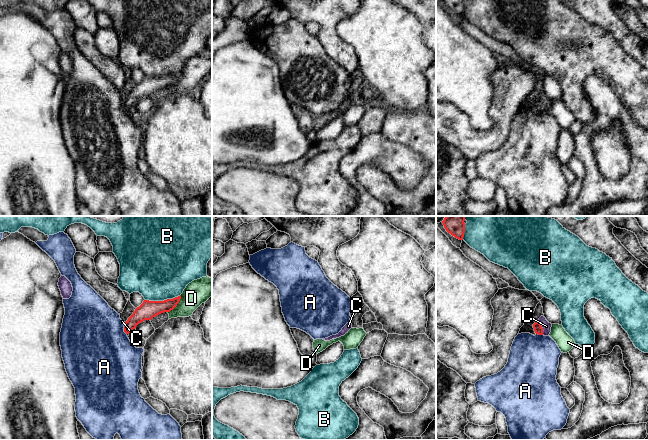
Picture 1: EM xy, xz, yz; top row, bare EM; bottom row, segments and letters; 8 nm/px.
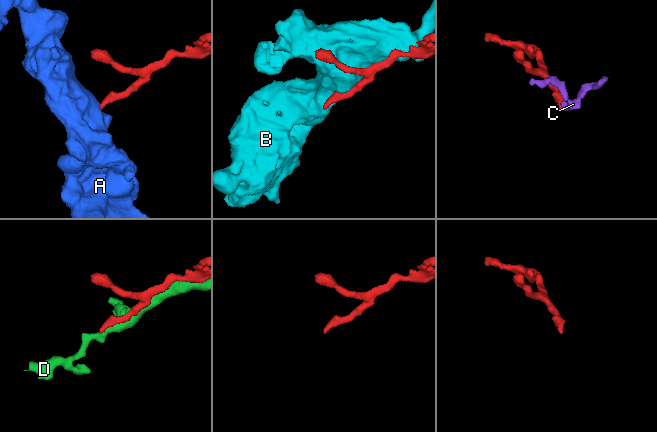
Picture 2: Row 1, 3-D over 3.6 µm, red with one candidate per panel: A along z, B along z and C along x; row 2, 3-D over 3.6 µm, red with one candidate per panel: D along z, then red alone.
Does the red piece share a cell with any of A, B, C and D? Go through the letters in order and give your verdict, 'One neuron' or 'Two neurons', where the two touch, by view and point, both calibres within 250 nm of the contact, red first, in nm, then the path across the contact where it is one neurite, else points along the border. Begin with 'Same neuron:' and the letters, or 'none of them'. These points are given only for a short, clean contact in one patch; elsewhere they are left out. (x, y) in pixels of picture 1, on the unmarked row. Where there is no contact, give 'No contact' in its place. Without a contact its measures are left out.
Same neuron: C
A: Two neurons. Touches red at xy (124, 106). Thickness 150 nm (red) against 500 nm. Boundary: xy (123, 101), (123, 107), (126, 110)
B: Two neurons. Touches red at xy (162, 77). Thickness 150 nm (red) against 480 nm
C: One neuron. Touches red at yz (541, 103). Thickness 70 nm (red) against 70 nm. Path across: yz (538, 105), (541, 103), (546, 102)
D: Two neurons. Touches red at xy (176, 81). Thickness 150 nm (red) against 190 nm

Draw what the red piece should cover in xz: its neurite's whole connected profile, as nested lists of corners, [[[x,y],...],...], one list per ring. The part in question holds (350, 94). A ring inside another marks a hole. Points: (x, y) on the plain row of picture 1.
[[[350,94],[350,98],[347,99],[338,110],[332,111],[332,112],[330,112],[330,113],[328,113],[328,114],[325,114],[325,115],[323,115],[323,116],[325,116],[325,117],[330,117],[330,116],[332,116],[332,115],[336,115],[336,114],[339,114],[339,113],[341,113],[341,112],[344,112],[346,109],[348,109],[348,107],[349,107],[351,104],[352,104],[352,94]]]

